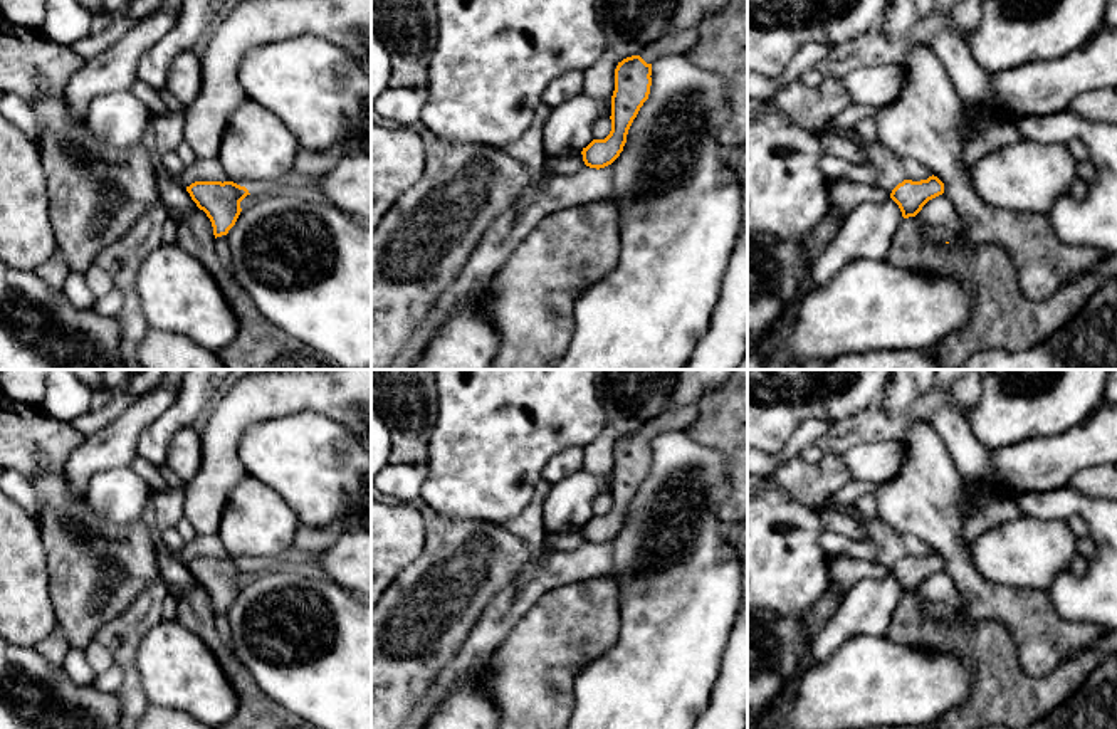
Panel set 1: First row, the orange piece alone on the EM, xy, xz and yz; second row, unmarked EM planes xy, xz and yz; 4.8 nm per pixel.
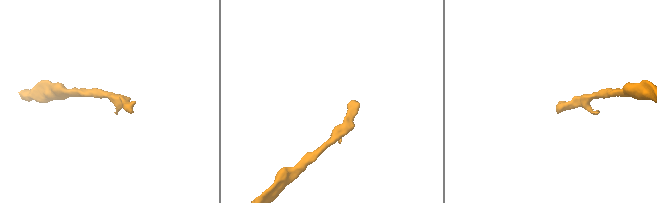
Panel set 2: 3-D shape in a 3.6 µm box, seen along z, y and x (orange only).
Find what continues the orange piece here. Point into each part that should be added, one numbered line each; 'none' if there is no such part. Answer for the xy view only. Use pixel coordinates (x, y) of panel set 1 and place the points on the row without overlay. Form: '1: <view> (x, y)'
none

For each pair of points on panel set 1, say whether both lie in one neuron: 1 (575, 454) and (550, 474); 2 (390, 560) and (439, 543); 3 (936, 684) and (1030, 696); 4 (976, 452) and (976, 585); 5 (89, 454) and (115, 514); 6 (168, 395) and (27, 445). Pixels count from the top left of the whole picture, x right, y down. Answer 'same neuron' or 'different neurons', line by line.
1: same neuron
2: different neurons
3: different neurons
4: different neurons
5: different neurons
6: different neurons

